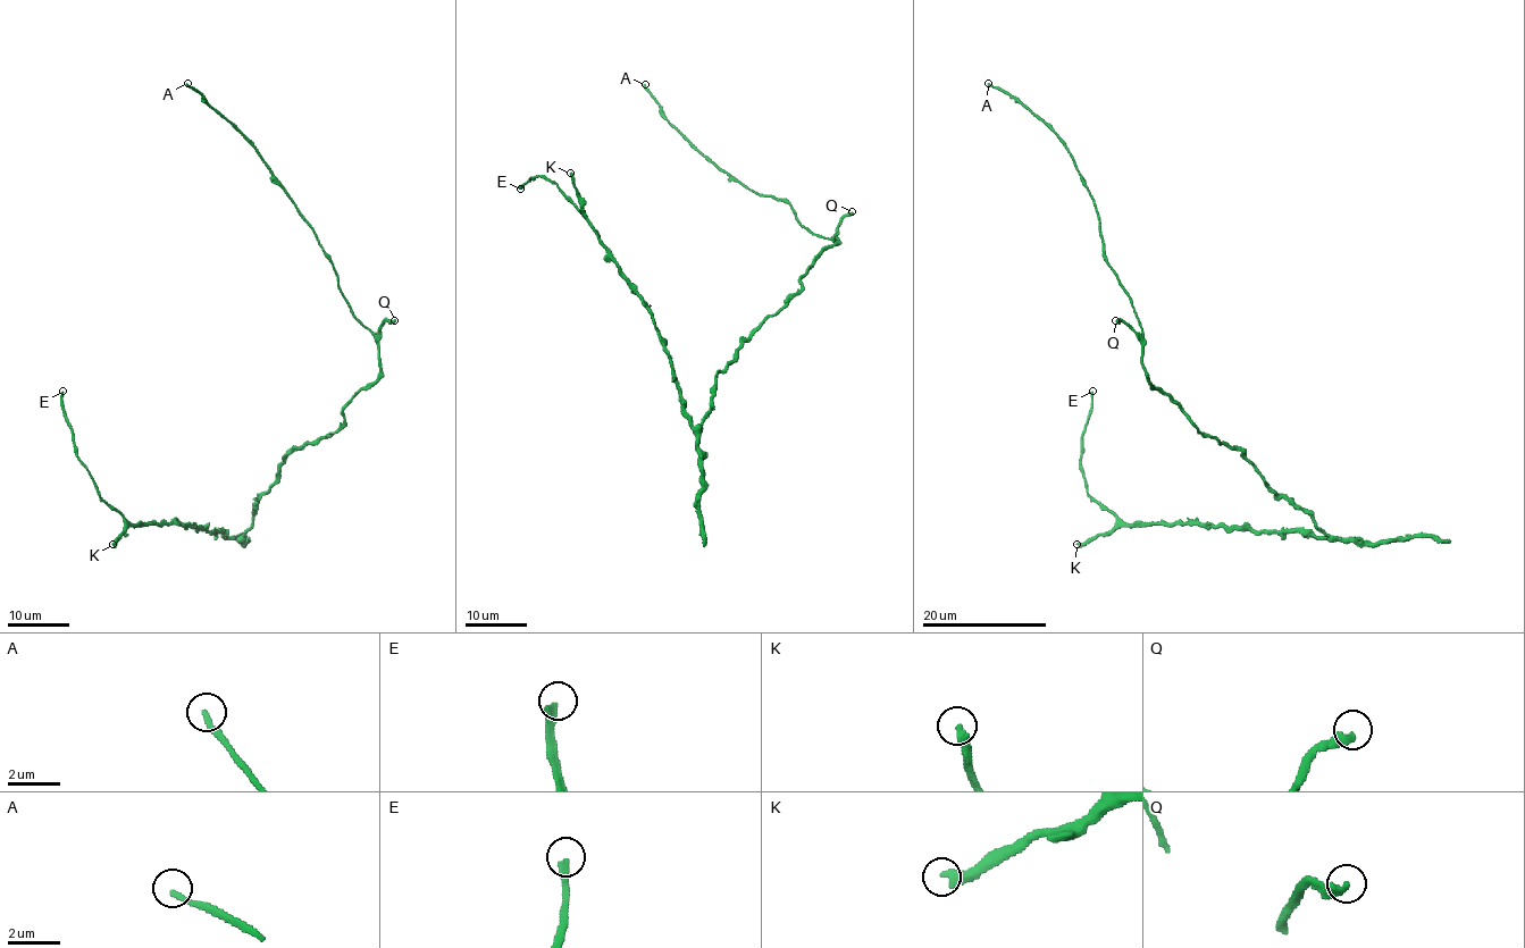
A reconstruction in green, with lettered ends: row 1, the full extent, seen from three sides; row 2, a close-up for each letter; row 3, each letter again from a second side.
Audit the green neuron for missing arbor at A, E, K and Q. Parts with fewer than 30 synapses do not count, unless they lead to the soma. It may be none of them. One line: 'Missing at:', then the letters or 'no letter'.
Missing at: K, Q

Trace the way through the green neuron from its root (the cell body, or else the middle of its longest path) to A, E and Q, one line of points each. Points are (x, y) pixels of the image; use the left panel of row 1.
A: (294, 450), (343, 422), (343, 408), (377, 377), (379, 343), (352, 313), (329, 257), (260, 152), (187, 83)
E: (294, 450), (258, 497), (253, 522), (239, 538), (181, 525), (131, 525), (97, 493), (78, 458), (63, 391)
Q: (294, 450), (329, 436), (343, 422), (343, 408), (376, 380), (379, 327), (394, 320)

